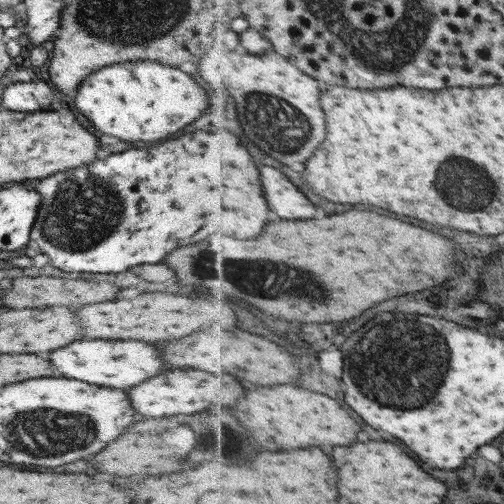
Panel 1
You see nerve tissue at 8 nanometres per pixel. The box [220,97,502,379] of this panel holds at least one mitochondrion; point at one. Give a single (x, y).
(466, 188)

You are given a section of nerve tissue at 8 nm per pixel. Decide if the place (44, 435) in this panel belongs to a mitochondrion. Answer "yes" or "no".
yes

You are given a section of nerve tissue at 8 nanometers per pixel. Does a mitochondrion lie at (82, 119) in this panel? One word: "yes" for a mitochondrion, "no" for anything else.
no

